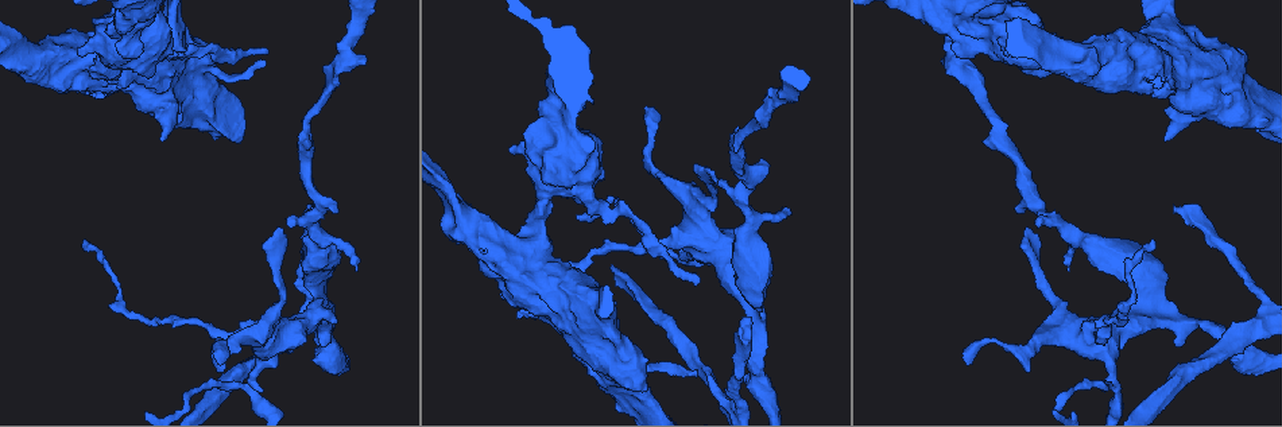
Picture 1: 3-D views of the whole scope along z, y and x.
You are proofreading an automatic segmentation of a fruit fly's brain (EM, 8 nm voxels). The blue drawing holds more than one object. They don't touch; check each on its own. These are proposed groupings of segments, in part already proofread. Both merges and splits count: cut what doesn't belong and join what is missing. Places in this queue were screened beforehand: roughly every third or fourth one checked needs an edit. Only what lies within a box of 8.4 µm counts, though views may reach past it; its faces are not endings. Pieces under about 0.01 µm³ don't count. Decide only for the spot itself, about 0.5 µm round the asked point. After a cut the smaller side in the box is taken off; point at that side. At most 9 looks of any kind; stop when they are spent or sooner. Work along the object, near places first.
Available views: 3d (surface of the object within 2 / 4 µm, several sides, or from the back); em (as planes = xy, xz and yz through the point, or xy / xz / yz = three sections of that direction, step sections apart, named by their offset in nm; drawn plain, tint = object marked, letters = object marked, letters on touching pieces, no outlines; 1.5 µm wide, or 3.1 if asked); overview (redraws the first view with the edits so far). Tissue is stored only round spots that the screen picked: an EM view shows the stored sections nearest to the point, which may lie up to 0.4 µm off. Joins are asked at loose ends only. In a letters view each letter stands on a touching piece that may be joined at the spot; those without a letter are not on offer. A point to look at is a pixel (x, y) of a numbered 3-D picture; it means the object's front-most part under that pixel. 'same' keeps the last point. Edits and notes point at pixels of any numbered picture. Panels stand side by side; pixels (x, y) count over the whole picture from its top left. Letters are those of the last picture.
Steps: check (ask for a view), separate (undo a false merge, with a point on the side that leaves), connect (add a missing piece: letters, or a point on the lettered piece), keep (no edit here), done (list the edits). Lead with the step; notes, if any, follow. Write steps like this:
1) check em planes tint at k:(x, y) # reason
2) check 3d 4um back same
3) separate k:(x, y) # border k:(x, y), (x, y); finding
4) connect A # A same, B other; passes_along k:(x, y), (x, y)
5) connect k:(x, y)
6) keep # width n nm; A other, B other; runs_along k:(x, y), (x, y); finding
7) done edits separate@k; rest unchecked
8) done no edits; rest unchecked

check 3d 2um at 1:(740, 319) # long arm stops here

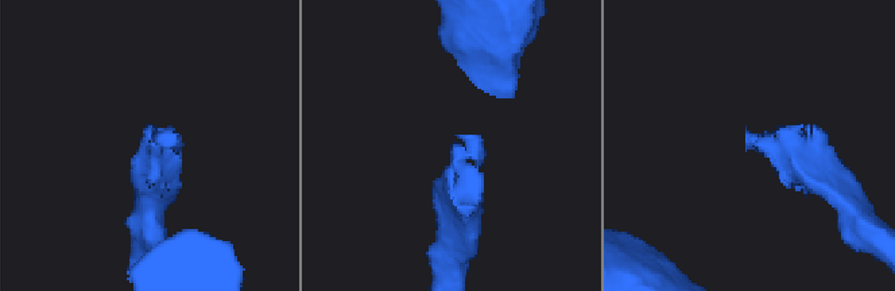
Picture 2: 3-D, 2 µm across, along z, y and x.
check em yz step 4 tint at 2:(154, 138) # now the EM

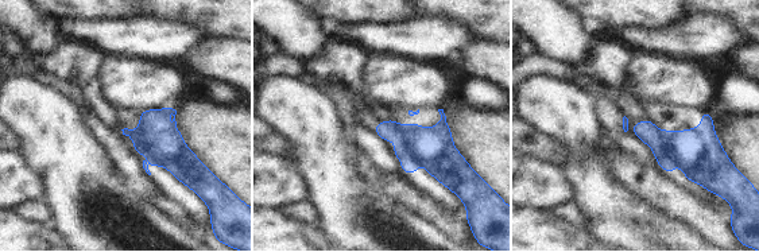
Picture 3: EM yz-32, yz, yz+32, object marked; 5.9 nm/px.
check em planes letters same # another direction

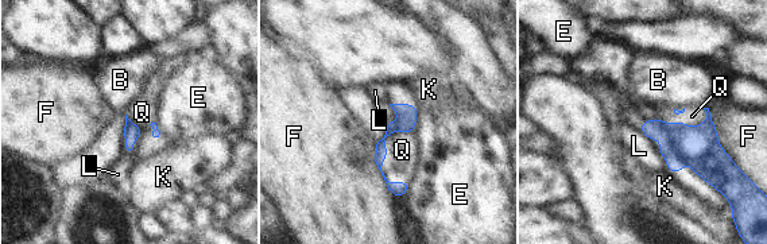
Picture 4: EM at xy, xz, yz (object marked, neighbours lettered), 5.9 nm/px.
connect Q # longest_contact F 360 nm; B other, E other, F other, K other, L other, Q same; passes_along 4:(407, 112), (386, 147), (402, 150); it goes on there

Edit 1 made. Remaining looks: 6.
check 3d 4um at 1:(265, 65) # tapers out

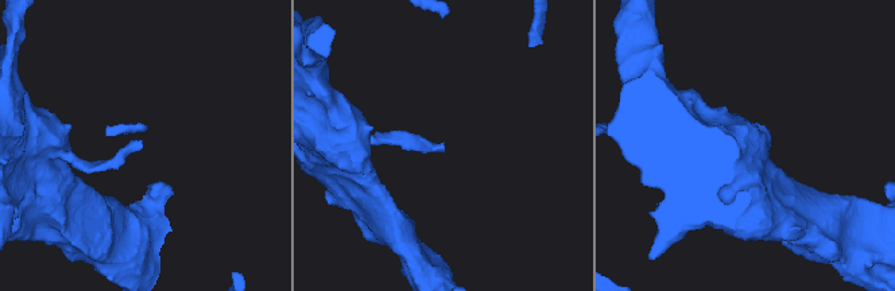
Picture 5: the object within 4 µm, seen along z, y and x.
check em xy step 8 tint at 5:(440, 150)

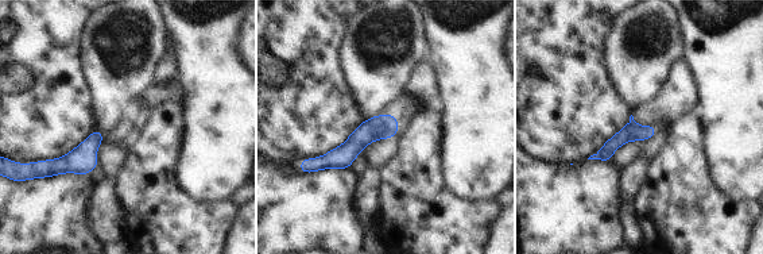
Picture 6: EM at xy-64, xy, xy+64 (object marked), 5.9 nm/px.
check em planes letters same

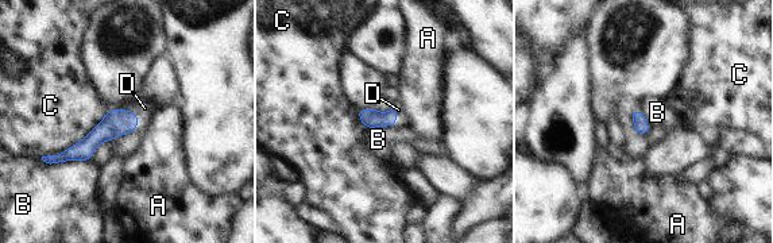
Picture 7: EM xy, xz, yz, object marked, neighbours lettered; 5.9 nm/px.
connect D # A other, B other, C other, D same; passes_along 7:(116, 123), (136, 116), (145, 108); it goes on there

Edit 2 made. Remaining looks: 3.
check 3d 2um at 1:(614, 207) # thick turns thin

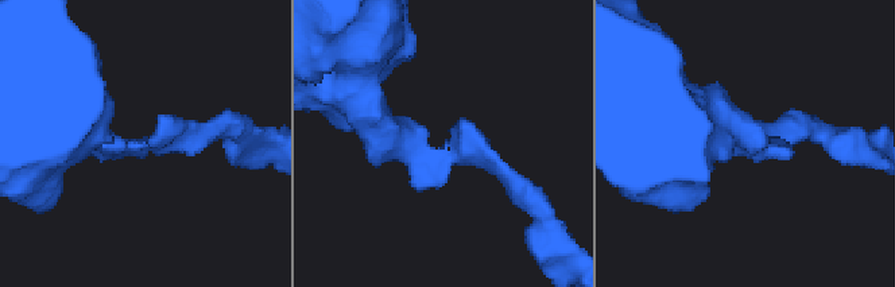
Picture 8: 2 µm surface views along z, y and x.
check em xz step 8 letters at 8:(739, 139)

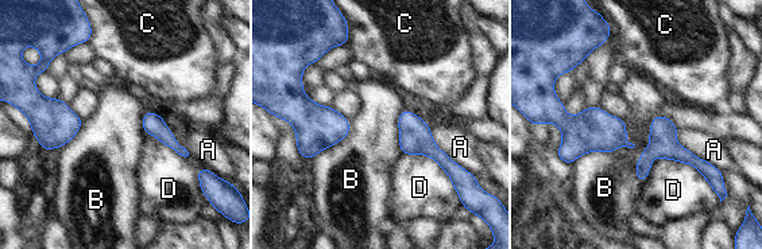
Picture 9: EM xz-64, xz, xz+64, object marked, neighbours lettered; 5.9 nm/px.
keep # A other, B other, C other, D other; border 9:(625, 121), (633, 147), (569, 164); one neuron here

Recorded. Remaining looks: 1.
check em planes letters at 1:(695, 284) # thin end

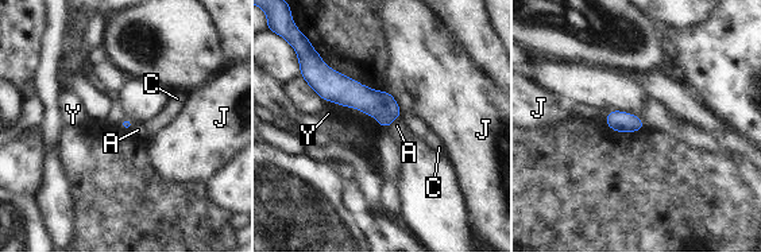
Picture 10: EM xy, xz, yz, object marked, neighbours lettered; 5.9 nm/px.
keep # A other, C other, J other, Y other; runs_along 10:(313, 82), (327, 82), (397, 112); none of them fits

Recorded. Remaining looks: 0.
done edits connect@4, connect@7; rest unchecked

